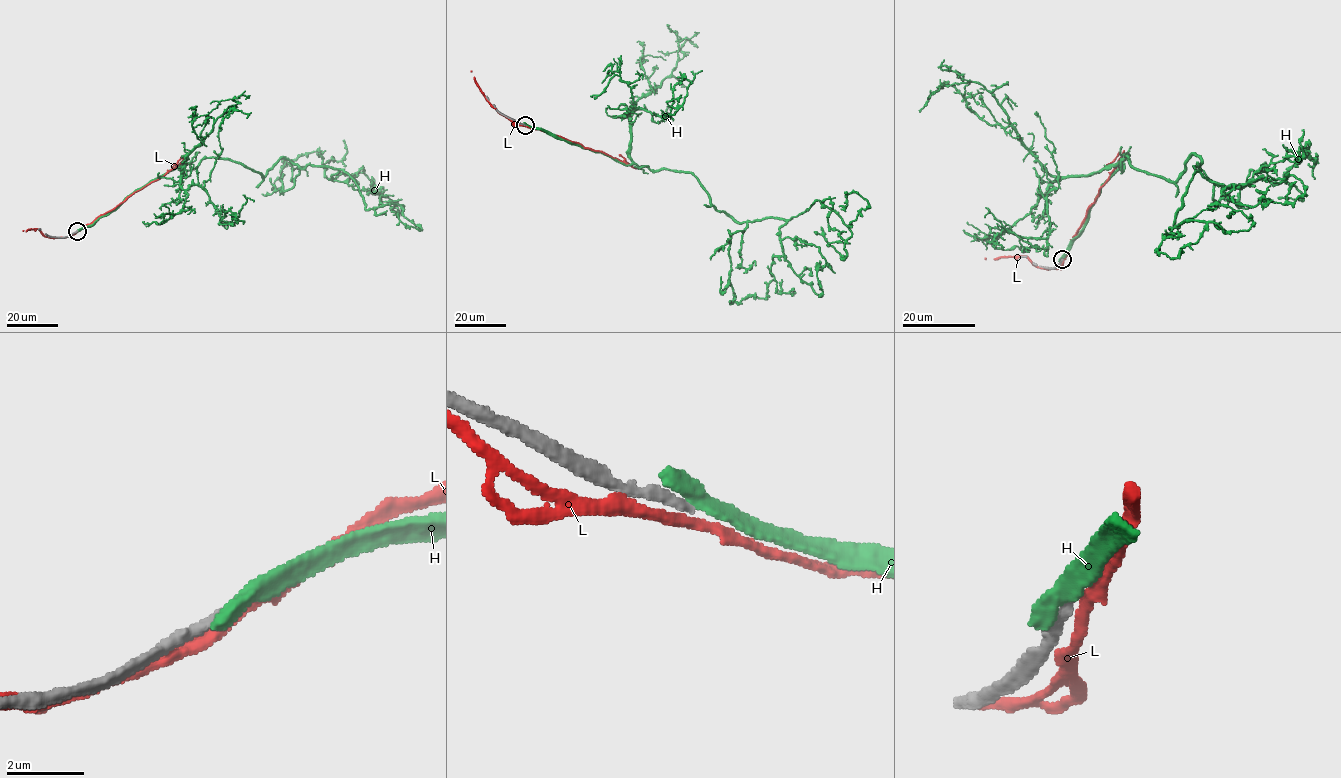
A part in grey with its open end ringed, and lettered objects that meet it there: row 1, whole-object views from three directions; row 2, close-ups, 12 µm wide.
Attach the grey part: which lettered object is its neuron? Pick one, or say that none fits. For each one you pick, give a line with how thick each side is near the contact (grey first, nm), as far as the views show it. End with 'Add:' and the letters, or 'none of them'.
Add: none of them

